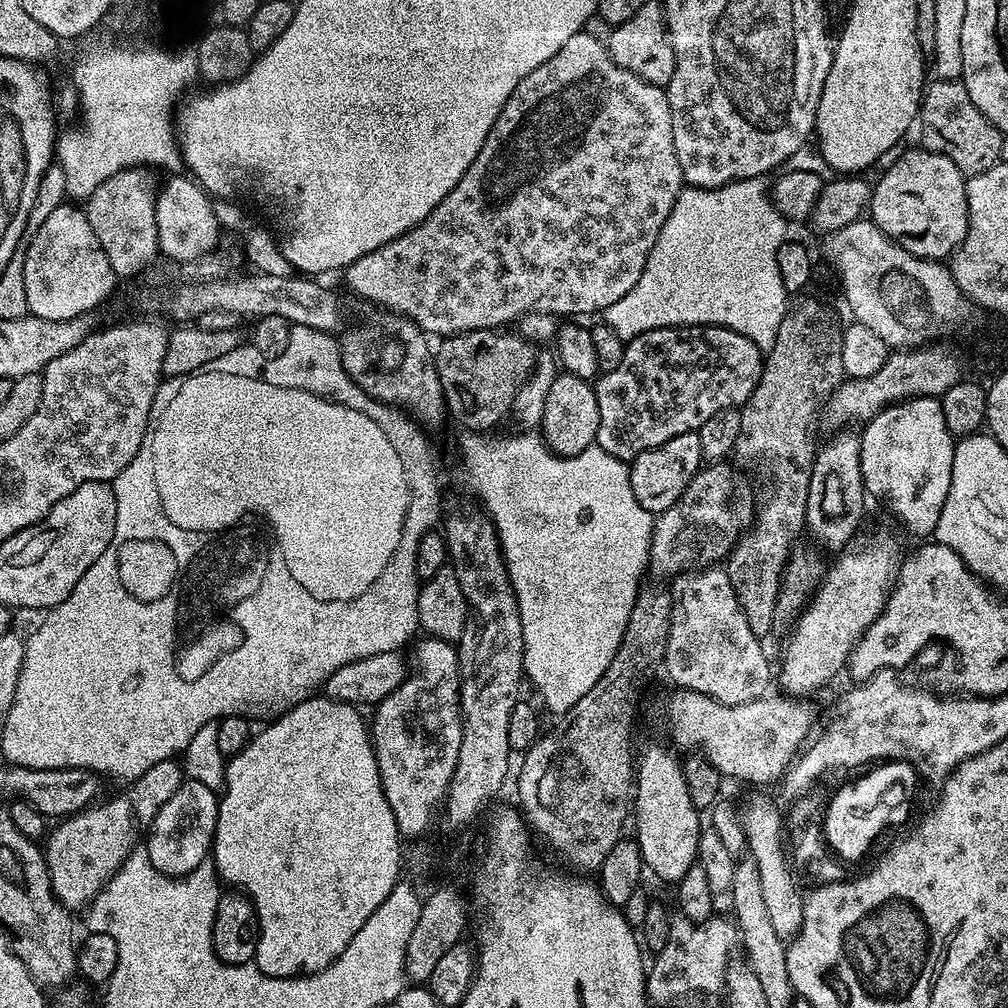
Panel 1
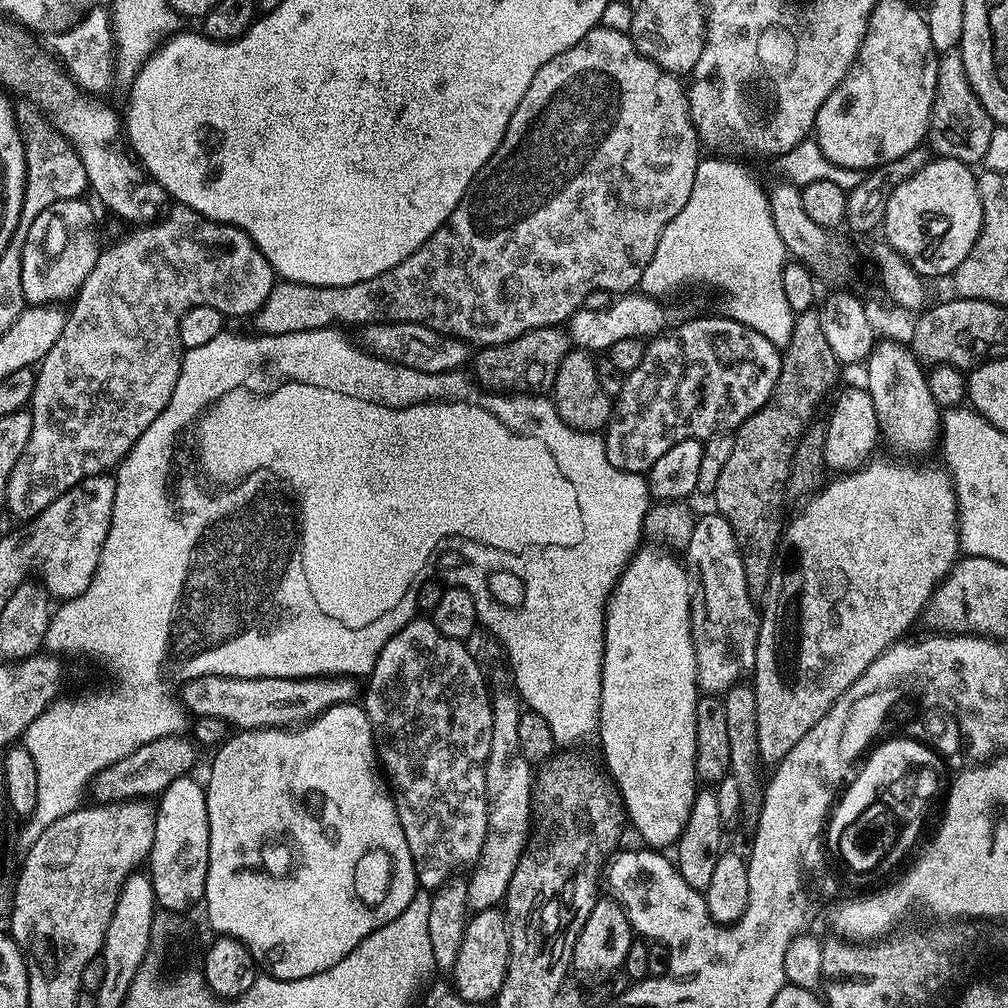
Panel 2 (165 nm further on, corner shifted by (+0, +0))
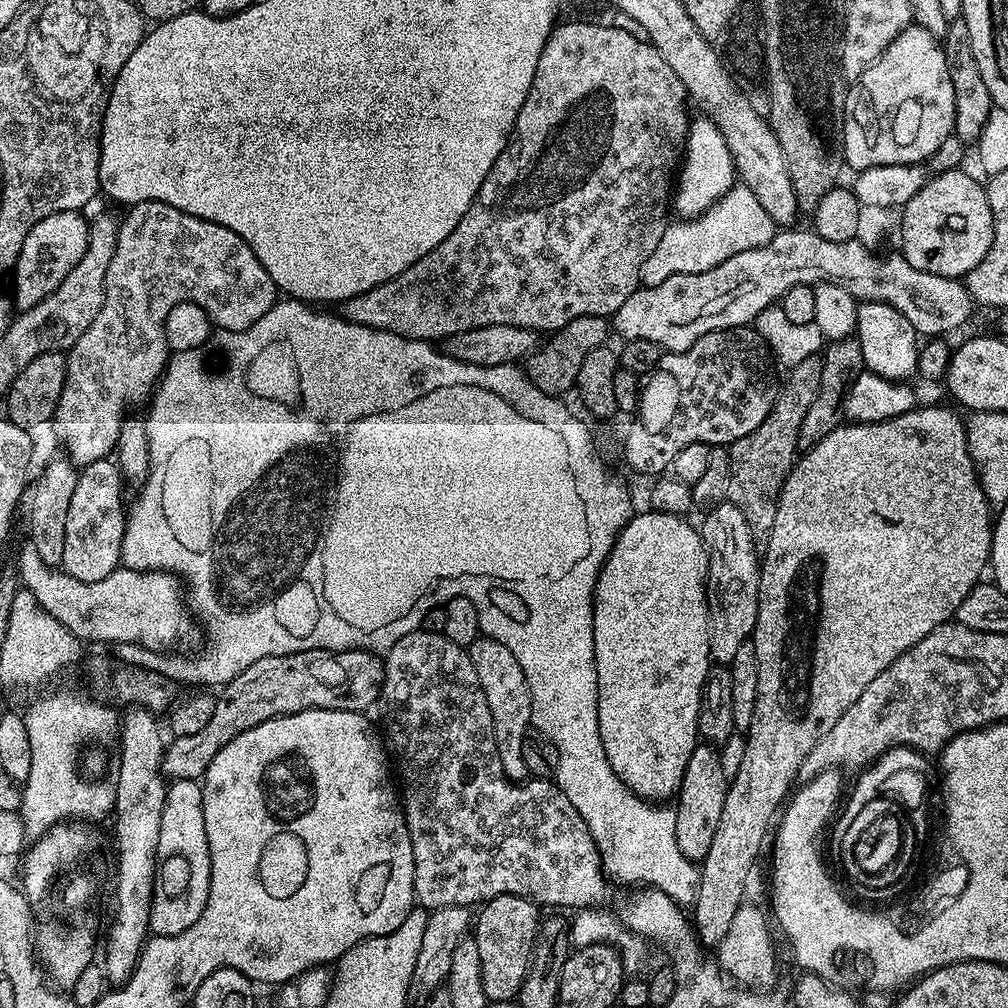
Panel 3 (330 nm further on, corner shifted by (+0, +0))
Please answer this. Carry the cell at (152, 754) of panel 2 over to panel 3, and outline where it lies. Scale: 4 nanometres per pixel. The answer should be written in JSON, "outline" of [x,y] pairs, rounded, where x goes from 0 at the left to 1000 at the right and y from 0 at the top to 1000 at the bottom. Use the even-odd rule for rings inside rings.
{"outline":[[[313,643],[292,649],[256,653],[256,657],[252,657],[252,661],[244,661],[244,665],[240,665],[240,669],[236,669],[236,673],[232,673],[227,679],[221,680],[217,684],[212,700],[212,709],[209,710],[208,716],[204,716],[201,724],[196,724],[196,728],[176,730],[164,741],[163,754],[159,757],[159,764],[168,775],[197,775],[204,768],[208,756],[212,756],[212,748],[216,748],[216,744],[220,744],[220,740],[224,740],[224,736],[236,732],[236,728],[240,728],[265,714],[296,708],[304,704],[339,704],[340,706],[364,707],[365,701],[369,697],[370,701],[376,695],[380,676],[380,654],[372,647],[362,647],[360,643],[352,643],[342,647]]]}

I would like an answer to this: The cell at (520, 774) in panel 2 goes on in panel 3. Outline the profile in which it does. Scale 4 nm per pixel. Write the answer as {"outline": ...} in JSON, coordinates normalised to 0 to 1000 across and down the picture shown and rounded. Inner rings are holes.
{"outline":[[[477,630],[469,639],[464,640],[462,646],[466,657],[470,657],[470,669],[474,669],[478,688],[482,688],[482,700],[486,700],[490,736],[500,769],[509,776],[519,775],[524,770],[524,765],[522,752],[518,752],[518,736],[528,718],[528,697],[526,685],[522,681],[522,669],[518,669],[518,661],[514,661],[510,649],[506,649],[498,637],[490,637],[485,631]]]}

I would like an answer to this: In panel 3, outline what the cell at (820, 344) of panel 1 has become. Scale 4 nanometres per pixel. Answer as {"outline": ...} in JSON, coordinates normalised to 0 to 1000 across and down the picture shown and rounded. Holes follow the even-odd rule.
{"outline":[[[805,353],[800,355],[800,359],[792,359],[792,363],[788,363],[781,372],[782,374],[773,382],[768,403],[756,419],[756,423],[744,427],[744,431],[740,431],[740,435],[732,435],[722,444],[722,453],[724,454],[722,496],[732,506],[736,506],[736,514],[740,514],[746,527],[746,535],[751,538],[761,538],[764,534],[764,526],[768,526],[768,510],[772,510],[770,499],[774,493],[778,475],[782,473],[787,460],[792,455],[793,423],[796,421],[796,415],[800,412],[800,407],[808,400],[808,395],[812,395],[812,382],[815,380],[813,353]]]}

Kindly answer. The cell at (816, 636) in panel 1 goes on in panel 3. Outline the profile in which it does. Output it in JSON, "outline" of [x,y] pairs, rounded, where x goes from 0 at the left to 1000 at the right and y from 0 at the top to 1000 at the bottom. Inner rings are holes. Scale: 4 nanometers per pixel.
{"outline":[[[910,403],[891,415],[866,421],[837,419],[808,443],[799,447],[778,475],[770,499],[772,510],[768,510],[768,526],[764,526],[764,534],[757,541],[756,555],[753,557],[752,613],[744,632],[752,653],[752,692],[748,696],[748,712],[740,724],[740,748],[736,752],[736,760],[732,760],[732,768],[728,768],[728,772],[722,775],[720,797],[716,800],[712,823],[704,834],[704,844],[693,858],[694,878],[690,881],[688,925],[699,941],[709,942],[714,939],[716,931],[720,931],[720,923],[724,923],[728,907],[734,898],[739,896],[738,884],[741,883],[742,872],[750,861],[750,852],[757,841],[759,844],[760,834],[771,816],[772,807],[791,777],[796,756],[800,756],[800,748],[804,748],[804,744],[812,740],[815,731],[823,728],[827,716],[831,716],[831,712],[835,712],[835,708],[839,708],[839,704],[843,704],[843,700],[851,696],[851,688],[855,688],[855,685],[859,685],[859,681],[863,681],[863,677],[867,677],[867,673],[871,673],[875,665],[884,661],[899,645],[915,637],[915,633],[919,633],[919,629],[923,629],[931,620],[941,618],[947,612],[950,601],[954,601],[958,589],[962,589],[966,580],[973,578],[975,571],[972,570],[975,567],[977,570],[981,563],[986,504],[974,486],[968,463],[960,449],[960,427],[957,418],[954,413],[952,417],[953,410],[948,409],[943,409],[940,405]]]}

